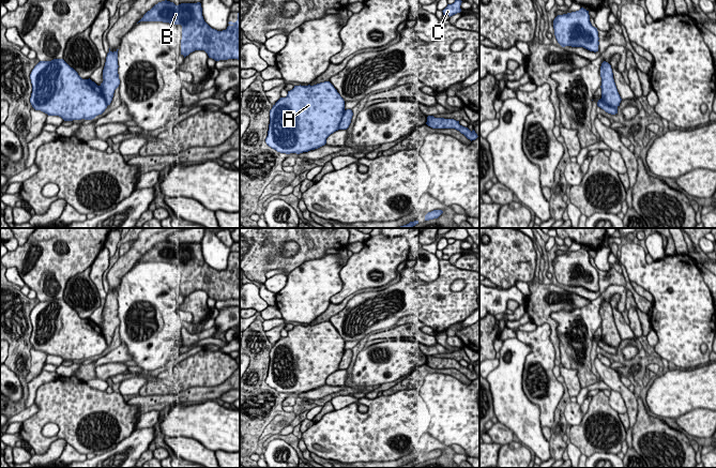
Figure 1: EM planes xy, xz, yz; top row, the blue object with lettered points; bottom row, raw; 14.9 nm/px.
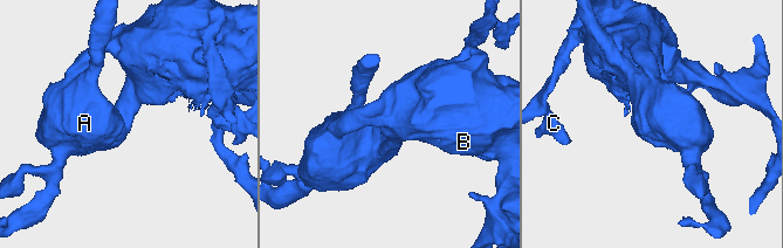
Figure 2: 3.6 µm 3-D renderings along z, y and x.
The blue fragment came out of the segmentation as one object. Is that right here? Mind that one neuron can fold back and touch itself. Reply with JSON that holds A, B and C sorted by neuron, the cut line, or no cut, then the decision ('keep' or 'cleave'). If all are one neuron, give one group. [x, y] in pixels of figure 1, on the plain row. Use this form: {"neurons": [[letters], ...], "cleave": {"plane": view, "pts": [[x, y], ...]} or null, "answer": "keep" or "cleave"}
{"neurons": [["A", "B", "C"]], "cleave": null, "answer": "keep"}

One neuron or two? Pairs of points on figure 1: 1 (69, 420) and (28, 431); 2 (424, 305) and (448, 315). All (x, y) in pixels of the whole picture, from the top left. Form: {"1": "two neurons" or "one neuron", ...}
{"1": "one neuron", "2": "one neuron"}

